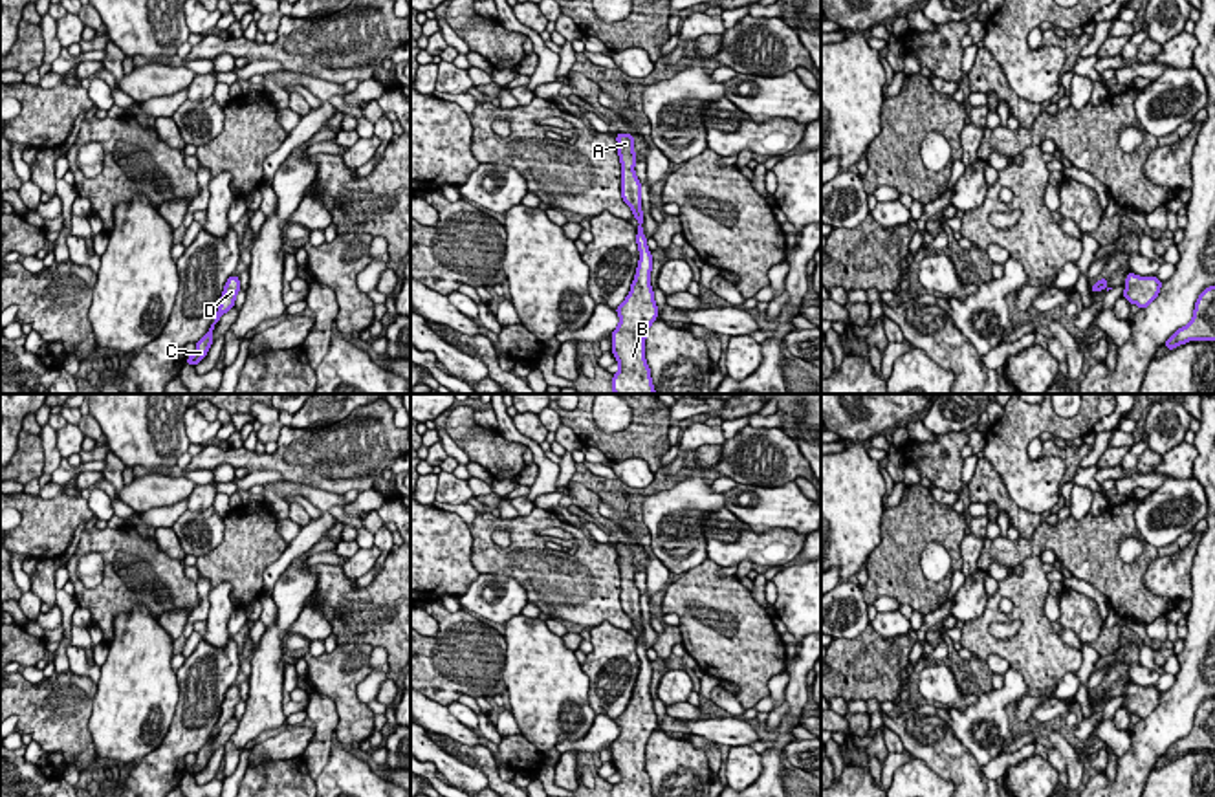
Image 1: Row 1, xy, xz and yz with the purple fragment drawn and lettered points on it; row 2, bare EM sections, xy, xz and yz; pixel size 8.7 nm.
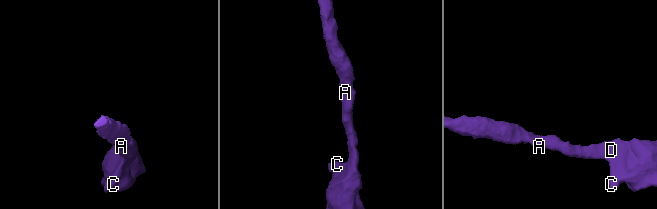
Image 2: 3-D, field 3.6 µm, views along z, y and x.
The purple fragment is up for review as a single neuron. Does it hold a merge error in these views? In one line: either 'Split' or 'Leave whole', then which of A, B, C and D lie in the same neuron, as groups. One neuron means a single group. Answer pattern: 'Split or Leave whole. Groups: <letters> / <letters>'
Leave whole. Groups: A B C D

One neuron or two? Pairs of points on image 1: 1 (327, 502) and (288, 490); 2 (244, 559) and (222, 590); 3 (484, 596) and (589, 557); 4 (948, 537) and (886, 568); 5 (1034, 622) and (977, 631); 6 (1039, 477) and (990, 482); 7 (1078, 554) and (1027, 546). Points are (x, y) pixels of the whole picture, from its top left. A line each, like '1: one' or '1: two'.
1: one
2: two
3: two
4: one
5: one
6: two
7: one

